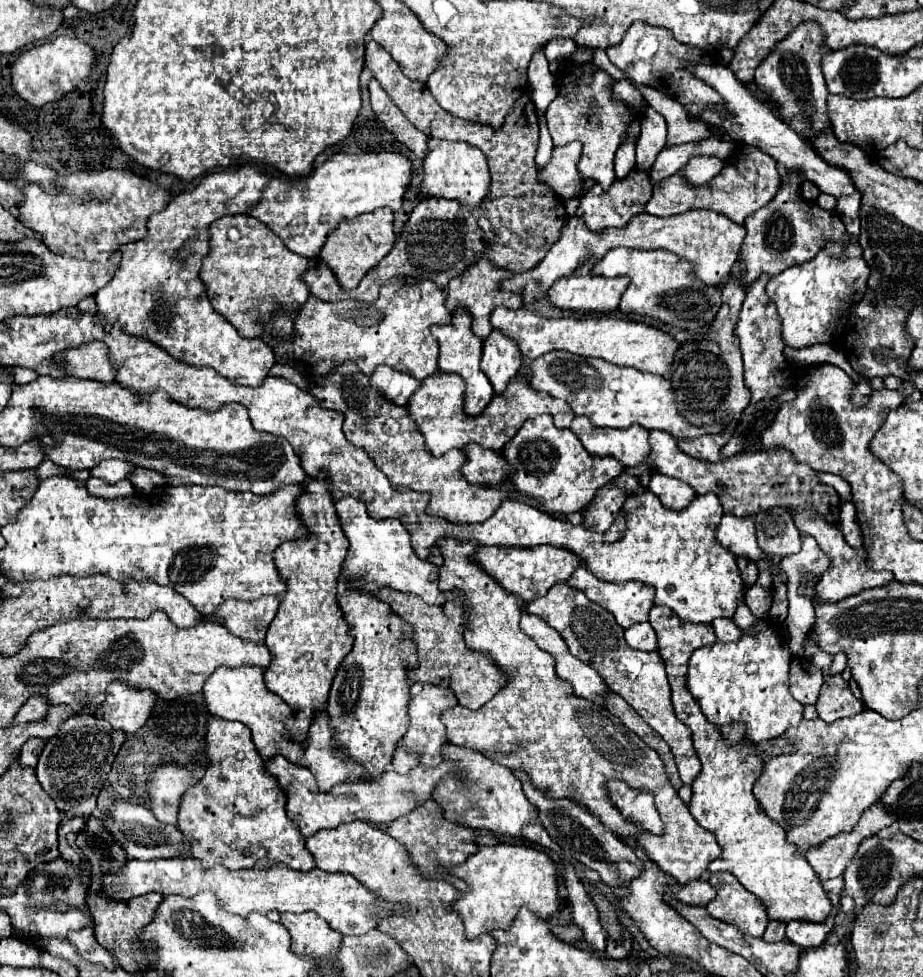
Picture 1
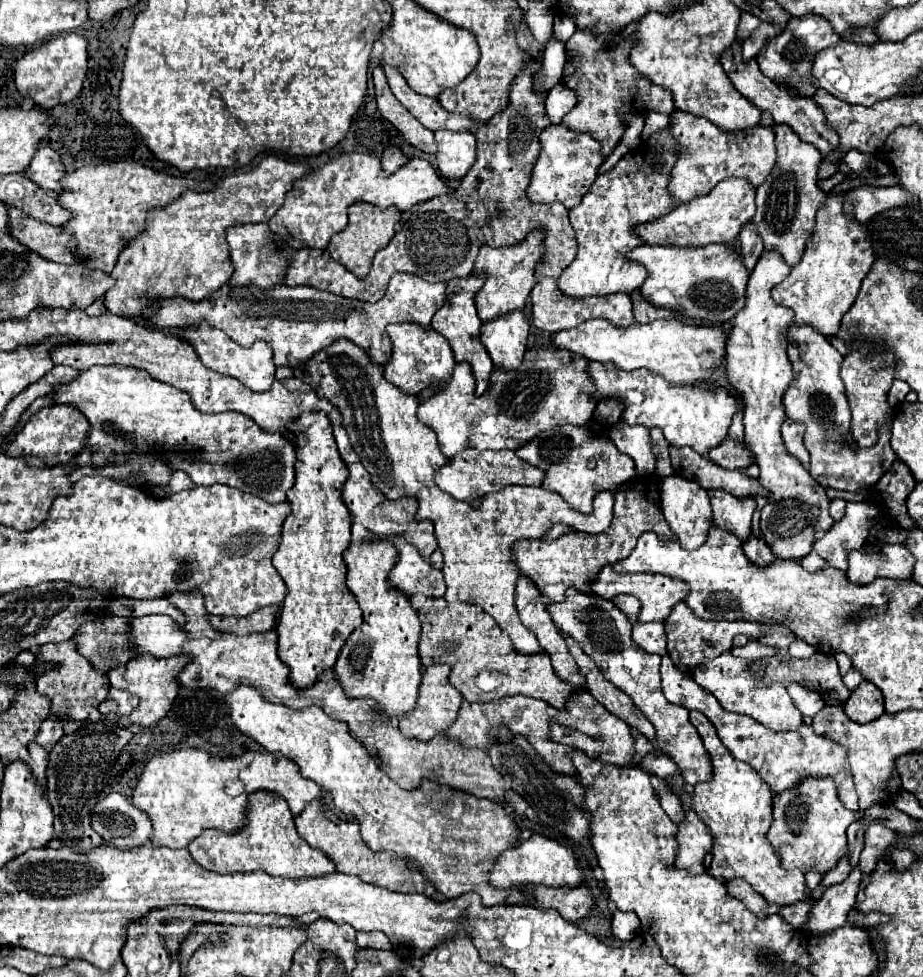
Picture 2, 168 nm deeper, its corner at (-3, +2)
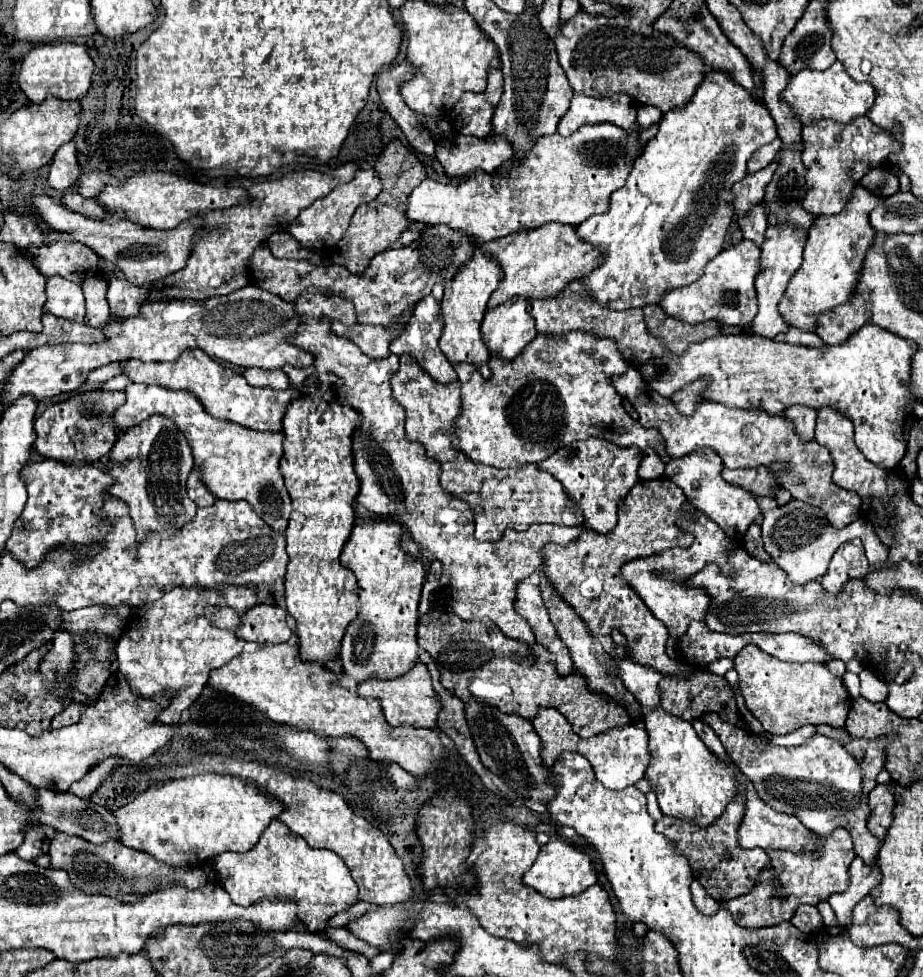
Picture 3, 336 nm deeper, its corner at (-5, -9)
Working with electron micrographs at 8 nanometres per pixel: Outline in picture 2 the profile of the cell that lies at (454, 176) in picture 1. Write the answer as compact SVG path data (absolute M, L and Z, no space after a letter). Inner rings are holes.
M436 131L438 169L446 179L462 179L476 161L476 137L468 131Z

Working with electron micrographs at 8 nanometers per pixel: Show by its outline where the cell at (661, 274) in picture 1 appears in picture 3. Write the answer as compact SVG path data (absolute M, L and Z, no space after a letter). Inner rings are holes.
M742 240L710 260L710 264L706 264L706 272L696 282L664 292L658 306L668 316L690 324L716 320L726 326L746 326L756 316L754 278L758 274L758 262L760 248L756 244L750 244L750 240Z

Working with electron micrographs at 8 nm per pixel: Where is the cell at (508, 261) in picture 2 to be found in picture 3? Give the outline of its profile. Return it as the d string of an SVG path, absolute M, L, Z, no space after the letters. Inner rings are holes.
M548 222L534 230L522 230L518 234L504 236L500 240L488 242L480 246L482 252L494 260L502 268L502 280L494 294L488 300L488 308L496 308L502 302L520 296L520 298L534 298L534 296L554 296L560 292L570 280L590 274L600 264L600 252L590 248L590 244L582 242L576 236L574 226Z

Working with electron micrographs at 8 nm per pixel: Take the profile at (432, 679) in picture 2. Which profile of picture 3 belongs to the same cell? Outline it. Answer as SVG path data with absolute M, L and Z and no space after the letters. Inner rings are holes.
M416 662L412 670L408 670L400 678L392 680L380 680L370 678L358 686L358 694L362 698L378 698L382 712L386 716L386 722L390 726L412 726L412 728L436 728L438 726L438 714L442 710L442 702L430 682L430 672L422 662Z

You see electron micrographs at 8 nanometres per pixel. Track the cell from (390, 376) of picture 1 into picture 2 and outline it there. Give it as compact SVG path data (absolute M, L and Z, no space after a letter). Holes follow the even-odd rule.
M398 323L386 327L390 339L392 339L392 357L384 367L384 377L392 385L400 385L400 389L408 395L420 393L424 387L436 383L436 381L448 381L454 371L454 357L448 341L436 333L434 329L424 329L416 323ZM396 337L396 339L394 339ZM398 337L410 337L410 339L398 339Z

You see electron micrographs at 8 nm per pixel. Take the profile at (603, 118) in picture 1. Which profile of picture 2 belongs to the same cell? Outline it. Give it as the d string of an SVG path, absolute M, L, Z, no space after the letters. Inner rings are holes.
M576 29L574 35L566 41L568 61L564 65L562 81L566 87L570 87L578 93L578 105L564 117L562 123L574 131L592 133L602 143L604 155L610 155L614 151L614 147L620 143L620 139L624 135L622 115L642 109L642 107L638 107L638 103L646 103L646 109L654 107L654 111L666 113L666 115L672 115L676 109L674 101L672 101L672 93L668 93L668 89L660 89L660 85L652 85L648 81L648 77L640 77L640 73L636 73L636 69L632 69L632 63L628 61L630 49L632 49L632 35L620 35L620 33L612 33L612 37L592 37L592 33L580 33L580 29ZM610 41L614 43L612 47L608 47Z

